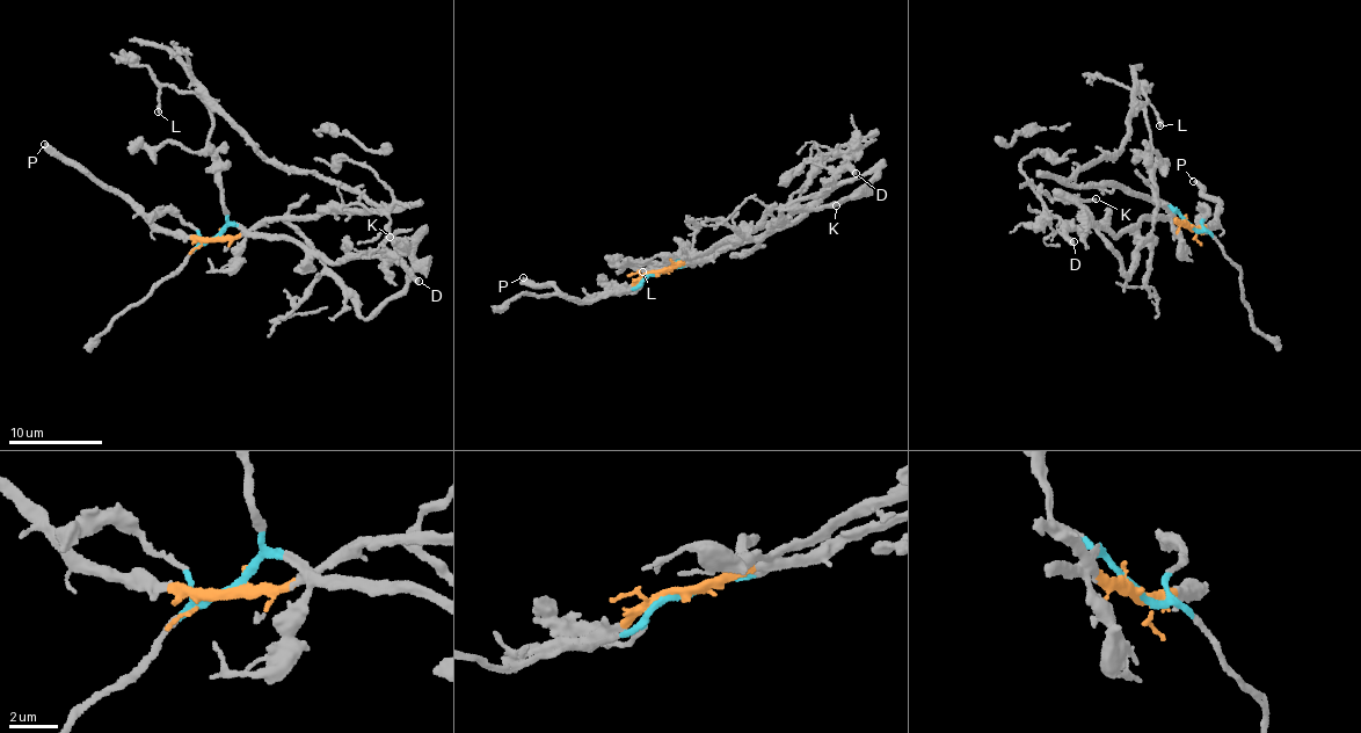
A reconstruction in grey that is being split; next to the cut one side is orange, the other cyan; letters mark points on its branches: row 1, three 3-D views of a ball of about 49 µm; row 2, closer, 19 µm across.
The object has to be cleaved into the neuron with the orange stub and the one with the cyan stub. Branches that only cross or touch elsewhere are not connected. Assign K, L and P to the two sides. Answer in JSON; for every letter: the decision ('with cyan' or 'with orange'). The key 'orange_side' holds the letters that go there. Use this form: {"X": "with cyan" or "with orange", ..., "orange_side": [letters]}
{"K": "with orange", "L": "with cyan", "P": "with orange", "orange_side": ["K", "P"]}

